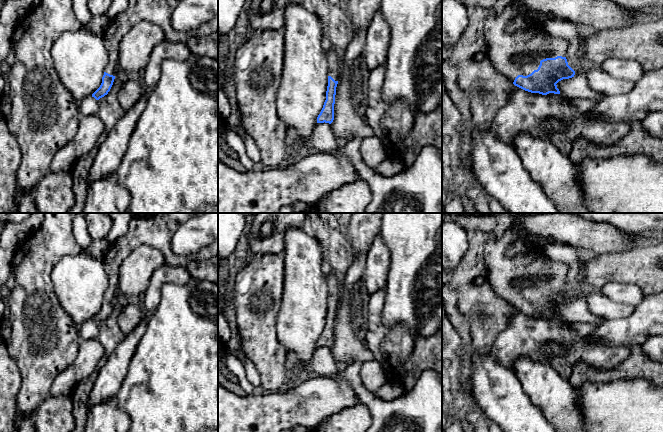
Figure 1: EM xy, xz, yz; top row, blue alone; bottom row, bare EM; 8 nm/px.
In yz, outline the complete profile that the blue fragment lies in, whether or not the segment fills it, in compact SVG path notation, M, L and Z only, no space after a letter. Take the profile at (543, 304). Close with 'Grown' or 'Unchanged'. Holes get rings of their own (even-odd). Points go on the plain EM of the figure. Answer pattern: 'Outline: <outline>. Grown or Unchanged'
Outline: M508 227L500 238L491 235L486 242L484 249L485 266L489 271L489 279L493 289L500 297L506 299L515 310L525 315L542 319L560 318L556 308L575 299L575 295L568 289L566 283L569 266L565 262L552 260L540 250L538 244L514 257L507 256L506 250L522 238L523 236L515 227ZM535 276L545 276L547 282L522 288L513 286L513 282L519 277L531 280Z. Grown

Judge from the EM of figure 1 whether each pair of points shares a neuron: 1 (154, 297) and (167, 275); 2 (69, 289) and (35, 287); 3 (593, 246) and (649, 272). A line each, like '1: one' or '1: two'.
1: one
2: two
3: two

